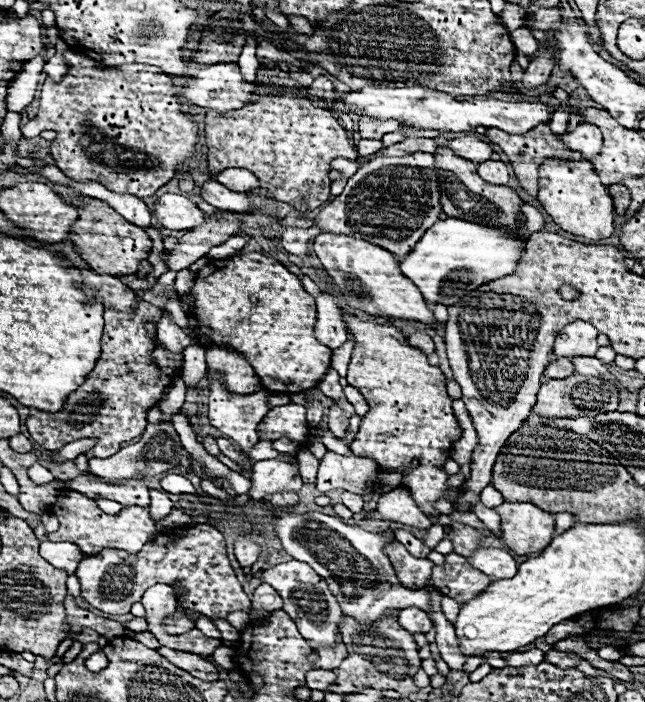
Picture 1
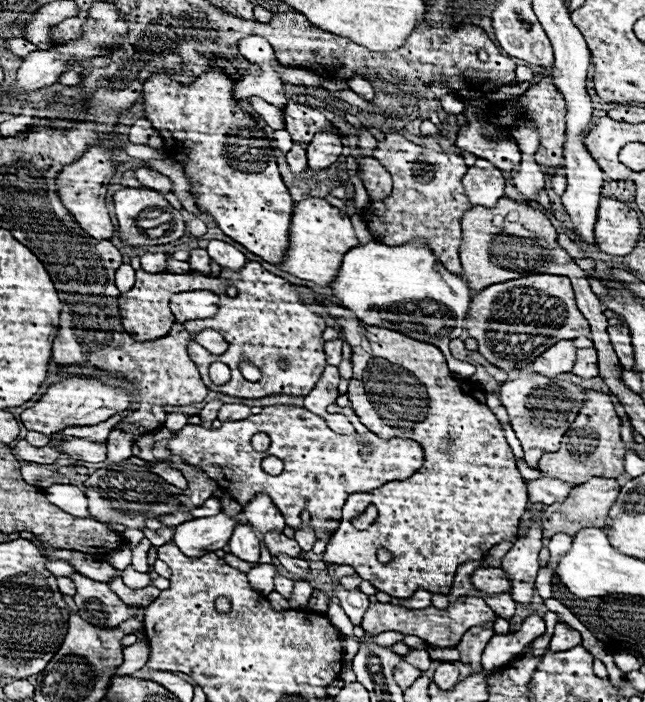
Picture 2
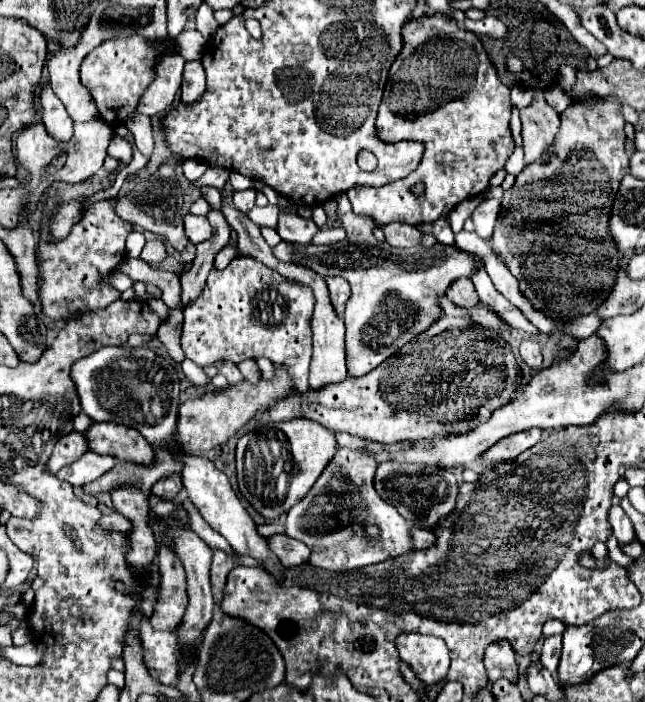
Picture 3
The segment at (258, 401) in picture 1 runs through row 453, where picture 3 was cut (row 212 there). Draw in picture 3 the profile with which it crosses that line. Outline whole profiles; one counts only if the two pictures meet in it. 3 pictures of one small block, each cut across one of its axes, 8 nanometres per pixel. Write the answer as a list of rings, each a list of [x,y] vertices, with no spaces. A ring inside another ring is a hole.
[[[244,190],[244,192],[234,192],[232,202],[240,212],[248,214],[254,208],[254,198],[256,198],[256,190]]]

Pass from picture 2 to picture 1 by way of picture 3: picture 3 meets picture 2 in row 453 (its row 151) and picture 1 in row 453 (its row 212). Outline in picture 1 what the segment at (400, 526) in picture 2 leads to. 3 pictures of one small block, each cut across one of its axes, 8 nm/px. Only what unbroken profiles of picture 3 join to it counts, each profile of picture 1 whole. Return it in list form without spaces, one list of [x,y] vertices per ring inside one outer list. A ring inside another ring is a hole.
[[[344,314],[344,320],[356,340],[346,378],[370,404],[350,448],[358,456],[372,456],[382,472],[406,468],[402,486],[410,490],[416,504],[436,522],[438,512],[434,510],[434,502],[448,498],[456,506],[460,496],[460,488],[446,486],[448,474],[442,470],[452,444],[462,432],[452,414],[452,398],[446,394],[446,378],[438,366],[428,364],[426,354],[408,344],[398,328],[364,322],[352,314]],[[414,458],[420,458],[420,466],[408,468]]]

